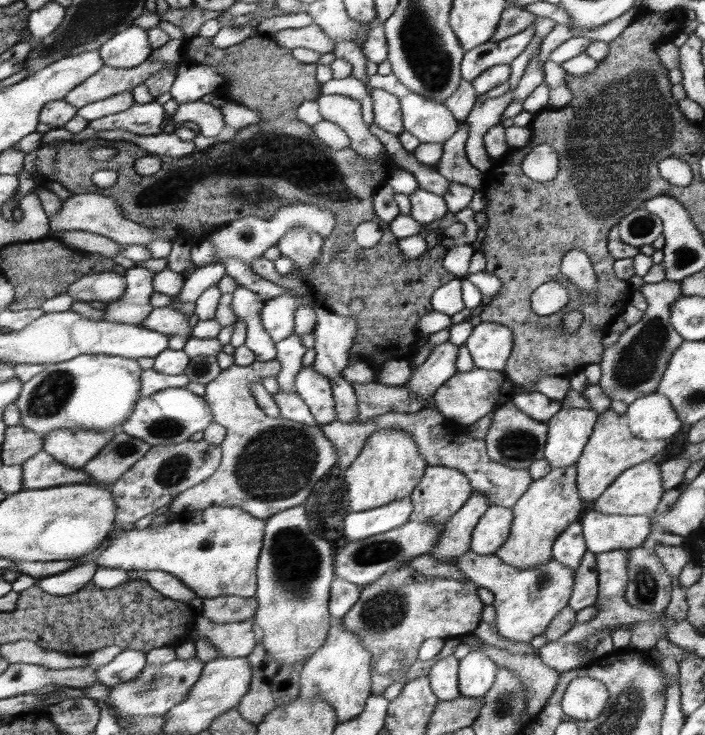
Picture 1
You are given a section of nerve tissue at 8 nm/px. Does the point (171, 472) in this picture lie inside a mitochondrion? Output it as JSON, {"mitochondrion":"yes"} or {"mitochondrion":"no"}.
{"mitochondrion":"yes"}

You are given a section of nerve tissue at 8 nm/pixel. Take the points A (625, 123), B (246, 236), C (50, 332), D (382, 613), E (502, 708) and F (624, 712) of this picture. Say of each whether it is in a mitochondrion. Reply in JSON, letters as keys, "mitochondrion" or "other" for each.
{"A":"mitochondrion","B":"other","C":"other","D":"mitochondrion","E":"mitochondrion","F":"mitochondrion"}

